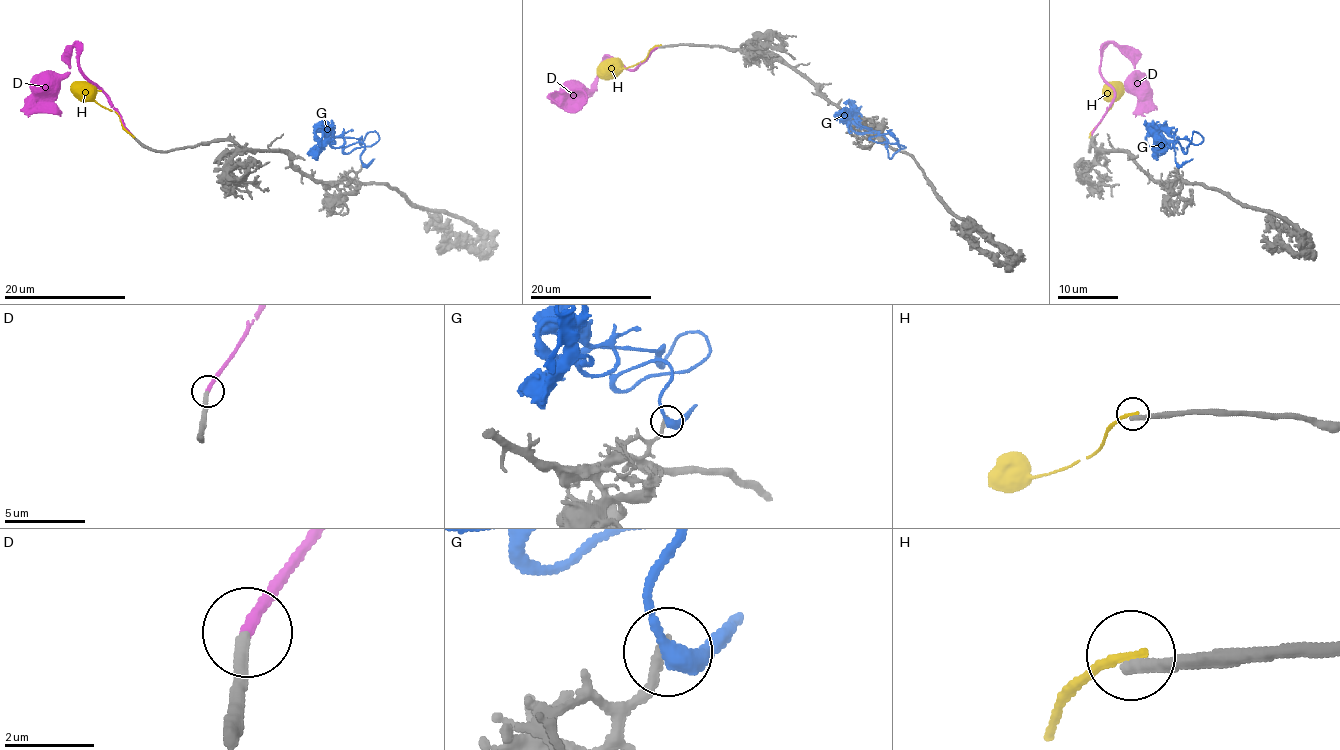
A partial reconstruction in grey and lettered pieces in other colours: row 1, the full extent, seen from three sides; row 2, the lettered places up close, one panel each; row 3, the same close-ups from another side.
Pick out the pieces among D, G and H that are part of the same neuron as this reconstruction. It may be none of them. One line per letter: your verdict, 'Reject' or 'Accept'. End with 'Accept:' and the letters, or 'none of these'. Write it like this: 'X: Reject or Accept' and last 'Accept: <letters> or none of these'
D: Accept
G: Reject
H: Reject
Accept: D

